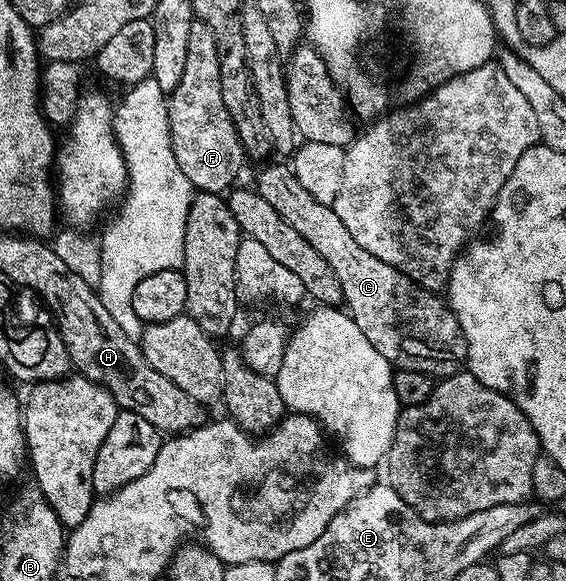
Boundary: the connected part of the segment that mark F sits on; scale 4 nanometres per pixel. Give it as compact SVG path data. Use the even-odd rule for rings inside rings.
M193 21L190 44L186 47L186 68L182 72L182 80L178 80L178 88L172 90L167 101L170 140L180 174L197 191L223 195L239 176L246 163L246 155L230 120L230 112L226 112L226 104L222 104L216 41L211 28L202 21Z

